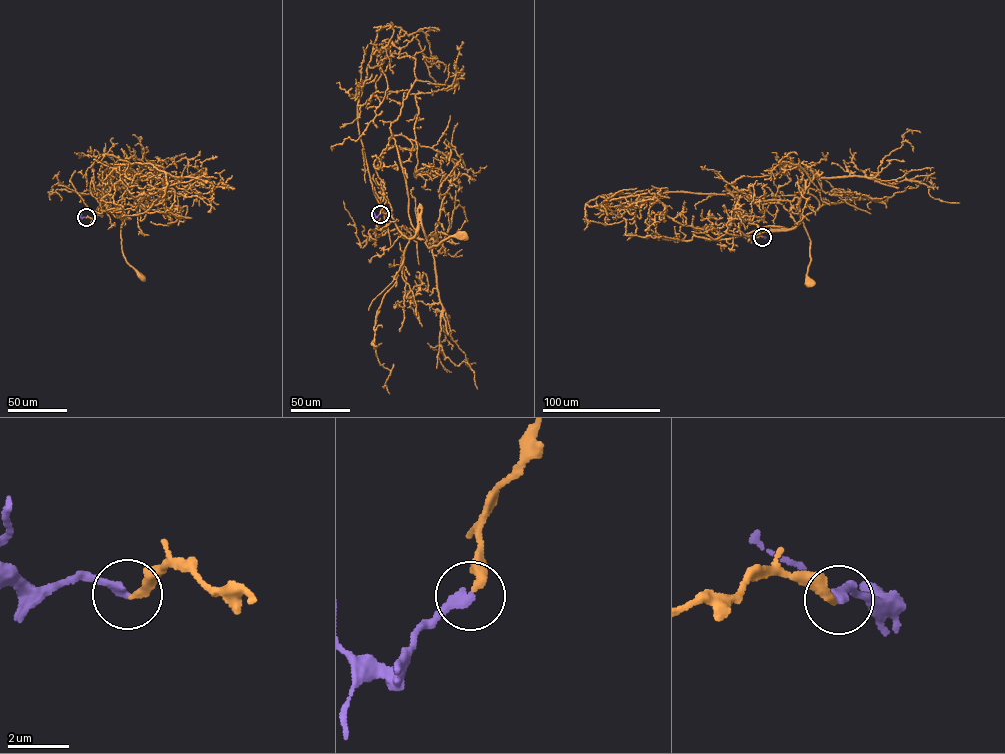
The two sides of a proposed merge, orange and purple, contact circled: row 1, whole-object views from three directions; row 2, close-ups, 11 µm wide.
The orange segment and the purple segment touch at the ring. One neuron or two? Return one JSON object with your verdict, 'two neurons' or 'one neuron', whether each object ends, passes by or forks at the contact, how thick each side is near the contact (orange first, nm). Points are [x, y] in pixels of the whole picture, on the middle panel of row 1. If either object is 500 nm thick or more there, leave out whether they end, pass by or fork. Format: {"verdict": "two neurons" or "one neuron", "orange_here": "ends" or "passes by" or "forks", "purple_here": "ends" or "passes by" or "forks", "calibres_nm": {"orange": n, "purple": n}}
{"verdict": "one neuron", "orange_here": "ends", "purple_here": "ends", "calibres_nm": {"orange": 260, "purple": 280}}

